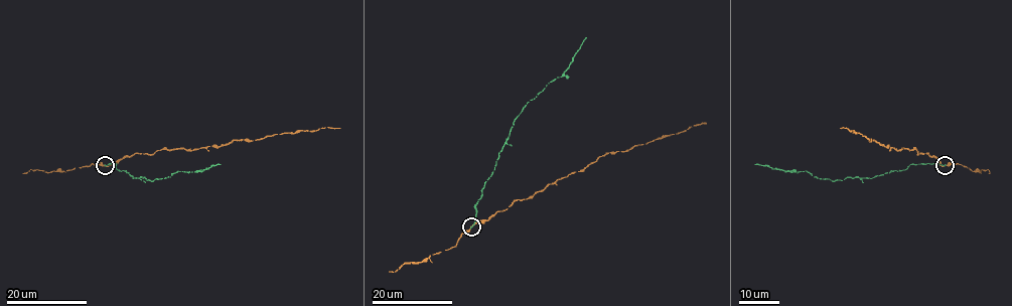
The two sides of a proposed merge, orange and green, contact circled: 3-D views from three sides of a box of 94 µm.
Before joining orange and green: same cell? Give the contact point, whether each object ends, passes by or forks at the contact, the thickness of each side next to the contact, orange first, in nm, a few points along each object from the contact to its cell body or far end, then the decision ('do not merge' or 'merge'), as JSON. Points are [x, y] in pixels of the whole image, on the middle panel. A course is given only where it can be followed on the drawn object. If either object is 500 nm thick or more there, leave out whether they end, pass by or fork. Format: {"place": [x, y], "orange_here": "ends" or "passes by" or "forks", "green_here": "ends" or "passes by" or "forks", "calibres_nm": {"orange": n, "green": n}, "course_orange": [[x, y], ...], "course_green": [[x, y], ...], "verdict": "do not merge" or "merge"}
{"place": [471, 226], "orange_here": "passes by", "green_here": "ends", "calibres_nm": {"orange": 150, "green": 220}, "course_orange": [[471, 226], [504, 210], [518, 199], [530, 198], [558, 179], [583, 170], [608, 152], [625, 151], [706, 122]], "course_green": [[471, 226], [475, 219], [475, 205], [514, 119], [546, 85], [563, 74], [586, 37]], "verdict": "do not merge"}

